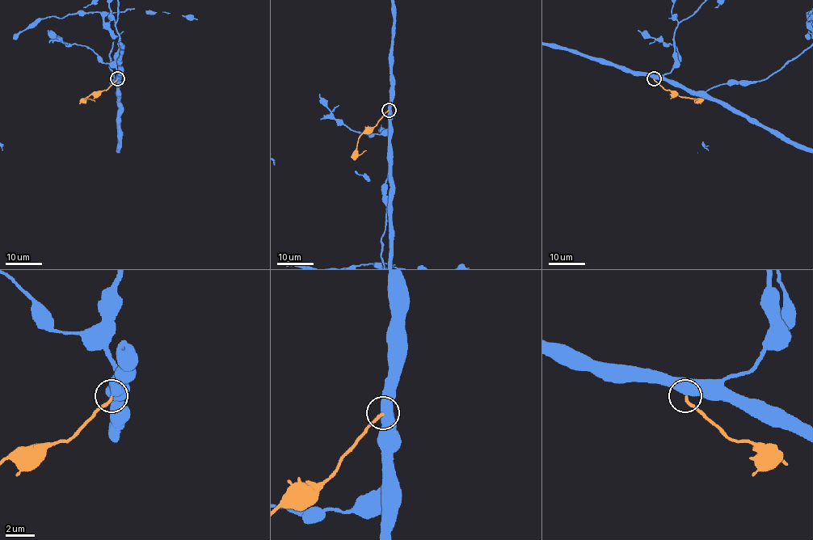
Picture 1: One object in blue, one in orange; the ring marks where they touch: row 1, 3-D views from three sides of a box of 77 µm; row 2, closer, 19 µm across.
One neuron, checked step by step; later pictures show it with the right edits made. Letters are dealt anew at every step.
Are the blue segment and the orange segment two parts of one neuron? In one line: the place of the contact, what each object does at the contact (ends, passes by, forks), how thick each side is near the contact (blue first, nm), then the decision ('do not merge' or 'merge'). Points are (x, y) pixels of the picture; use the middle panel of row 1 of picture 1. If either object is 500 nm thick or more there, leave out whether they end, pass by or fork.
at (389, 110); 550 nm thick on the blue side, 170 nm on the other; merge

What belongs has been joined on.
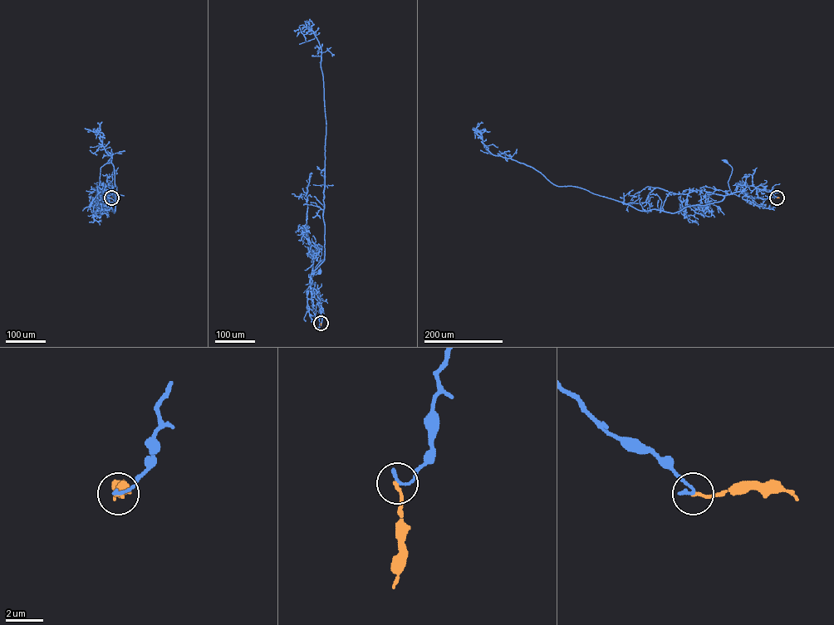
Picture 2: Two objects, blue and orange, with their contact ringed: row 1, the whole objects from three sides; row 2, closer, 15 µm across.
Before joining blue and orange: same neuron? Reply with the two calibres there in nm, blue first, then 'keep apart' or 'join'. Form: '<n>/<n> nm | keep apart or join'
200/170 nm | keep apart

